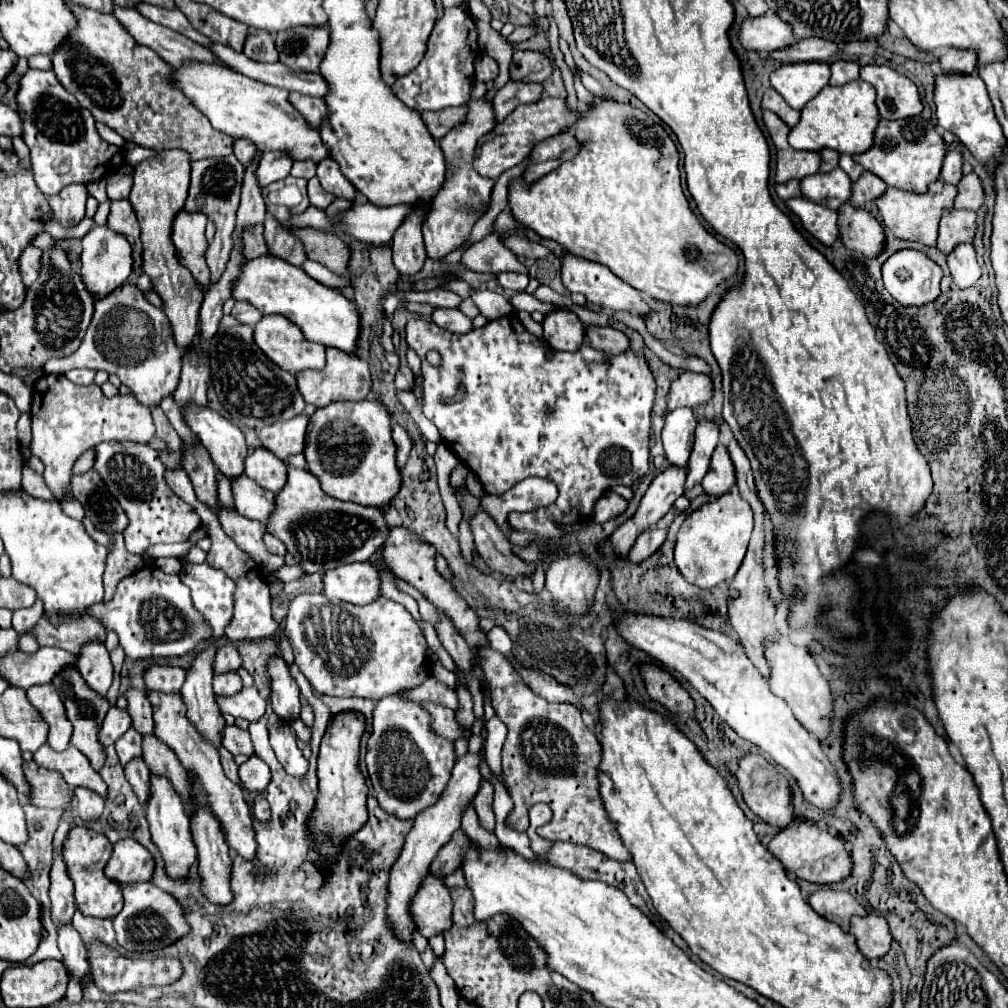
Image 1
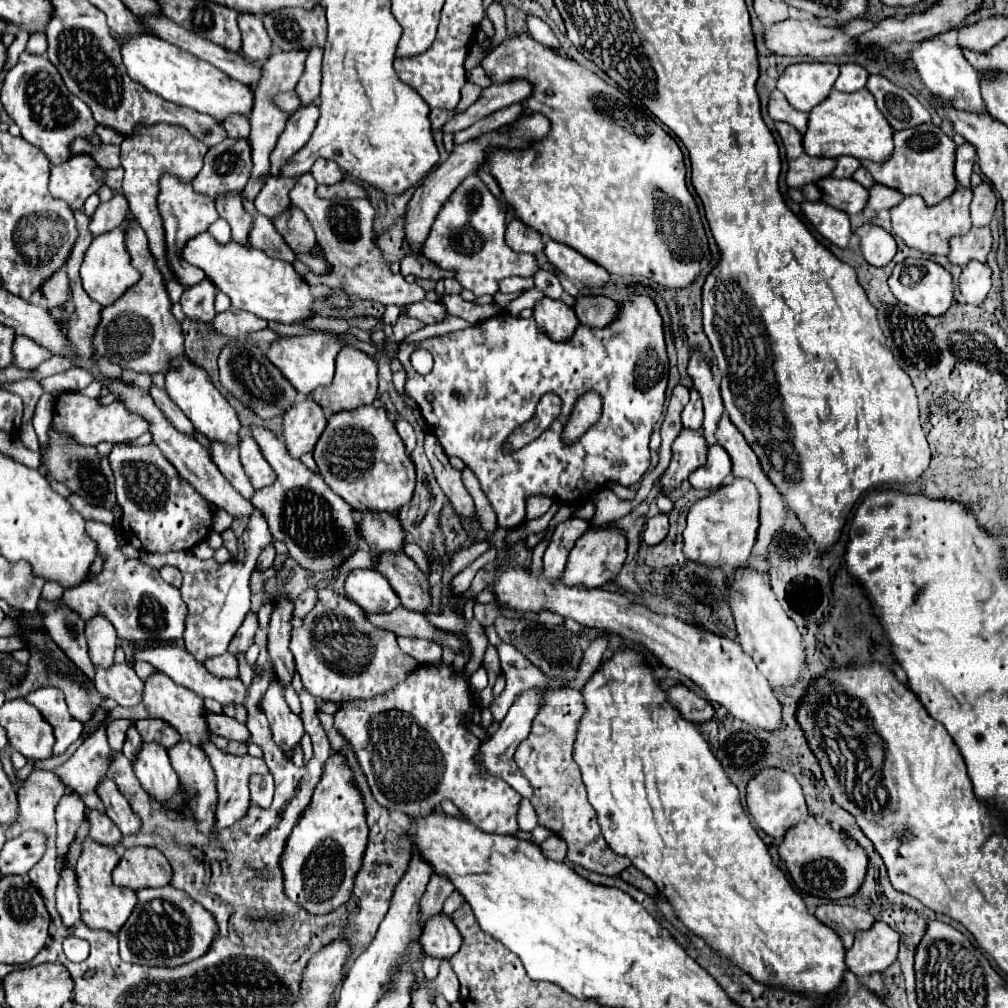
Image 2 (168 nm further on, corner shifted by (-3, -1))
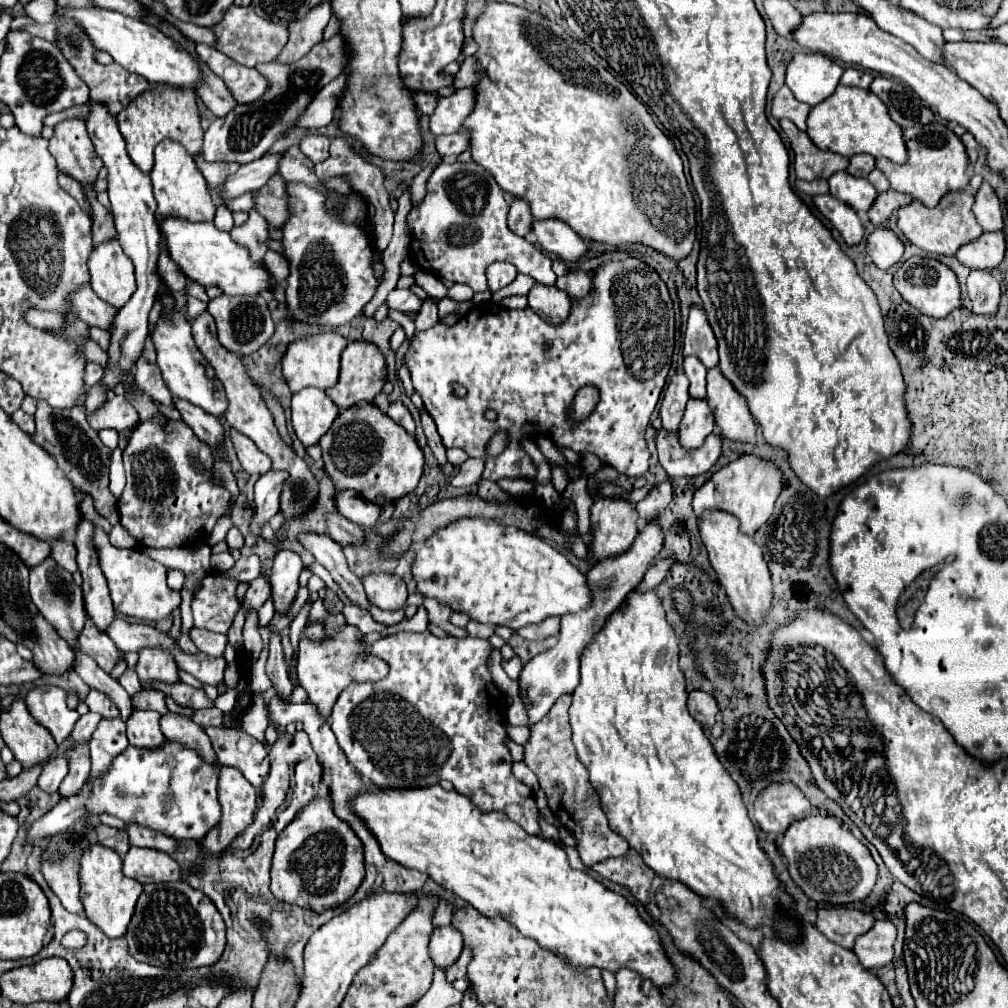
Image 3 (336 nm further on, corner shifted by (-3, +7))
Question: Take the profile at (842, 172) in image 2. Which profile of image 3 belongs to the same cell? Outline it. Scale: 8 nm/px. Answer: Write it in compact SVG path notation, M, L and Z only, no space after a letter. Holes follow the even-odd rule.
M854 154L850 158L850 164L846 168L852 176L862 176L866 178L866 174L870 170L874 170L874 156L868 156L868 154Z

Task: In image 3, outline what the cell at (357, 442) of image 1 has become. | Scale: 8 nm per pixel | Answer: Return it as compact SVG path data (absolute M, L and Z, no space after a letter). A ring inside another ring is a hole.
M360 402L338 414L328 434L320 438L324 470L338 490L354 490L374 504L394 502L416 490L424 454L416 440L372 402Z

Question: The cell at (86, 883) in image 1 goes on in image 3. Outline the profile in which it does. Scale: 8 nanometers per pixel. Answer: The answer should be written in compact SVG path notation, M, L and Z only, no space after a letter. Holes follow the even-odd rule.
M98 842L90 844L84 850L80 860L80 900L84 904L86 918L92 924L96 924L106 936L110 938L124 936L140 894L142 894L142 884L122 874L120 854L114 854L114 850Z

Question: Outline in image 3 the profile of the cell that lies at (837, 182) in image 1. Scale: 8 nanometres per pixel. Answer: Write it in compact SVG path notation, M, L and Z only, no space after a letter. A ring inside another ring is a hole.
M836 172L828 178L830 194L848 206L852 206L858 214L866 214L878 192L866 178L856 178L848 172Z

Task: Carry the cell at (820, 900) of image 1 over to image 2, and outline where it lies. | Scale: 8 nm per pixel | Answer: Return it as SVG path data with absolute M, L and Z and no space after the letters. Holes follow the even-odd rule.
M838 904L818 906L816 918L822 924L834 928L840 936L844 936L846 932L854 934L858 930L868 930L876 922L874 916L870 916L864 910L858 910L858 908L852 908L852 906L838 906Z

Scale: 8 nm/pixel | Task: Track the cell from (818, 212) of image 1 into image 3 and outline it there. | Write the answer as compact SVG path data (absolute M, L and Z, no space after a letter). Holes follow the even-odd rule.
M820 194L814 196L814 206L826 220L830 220L830 224L840 232L848 246L854 246L864 238L864 226L858 214L848 204L830 194Z

